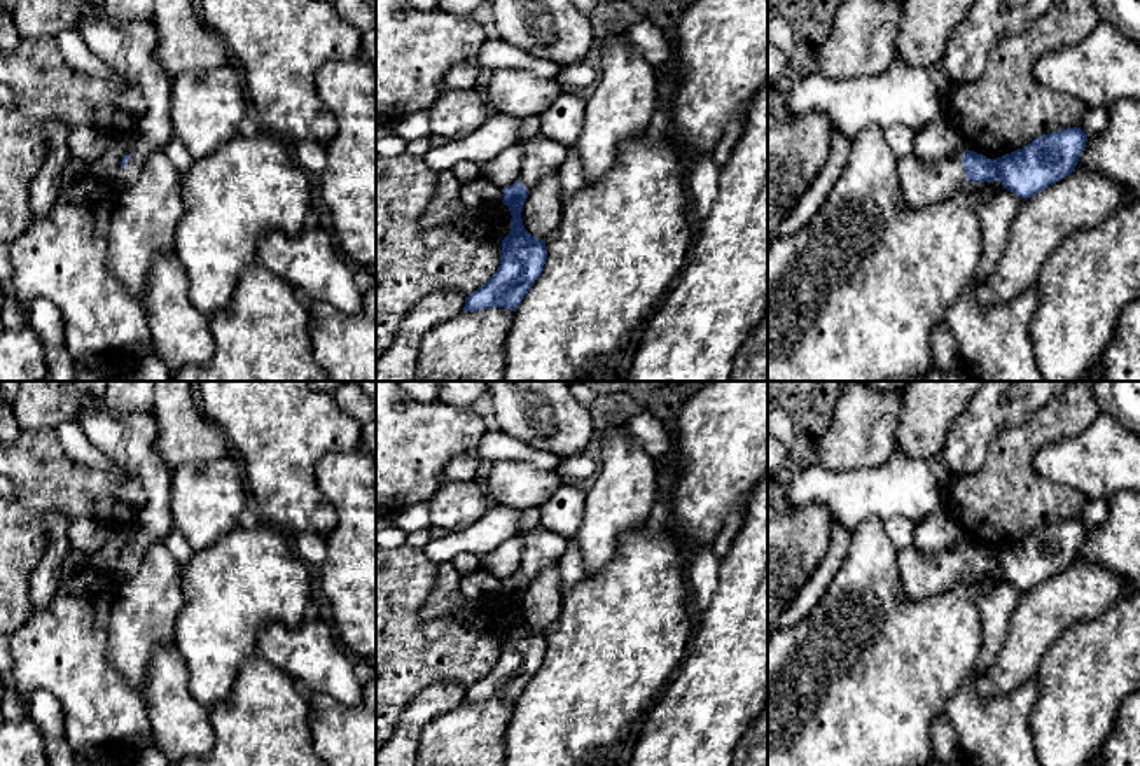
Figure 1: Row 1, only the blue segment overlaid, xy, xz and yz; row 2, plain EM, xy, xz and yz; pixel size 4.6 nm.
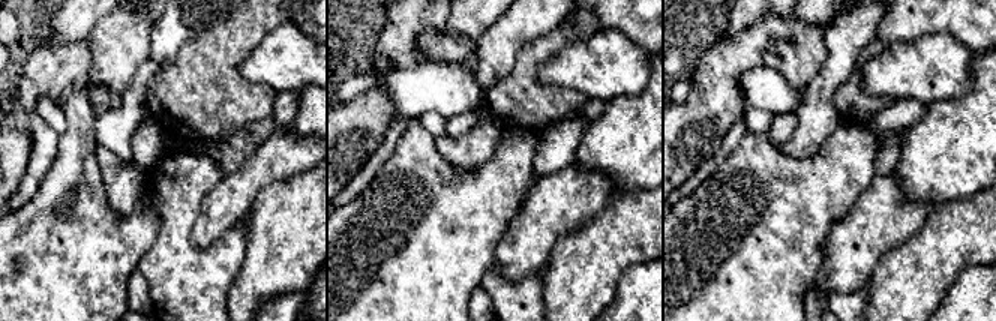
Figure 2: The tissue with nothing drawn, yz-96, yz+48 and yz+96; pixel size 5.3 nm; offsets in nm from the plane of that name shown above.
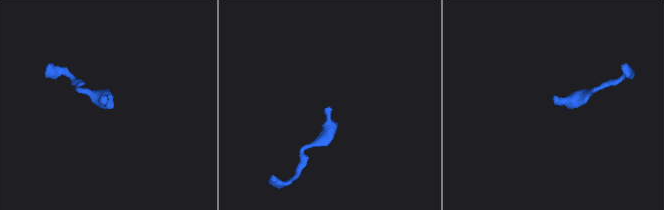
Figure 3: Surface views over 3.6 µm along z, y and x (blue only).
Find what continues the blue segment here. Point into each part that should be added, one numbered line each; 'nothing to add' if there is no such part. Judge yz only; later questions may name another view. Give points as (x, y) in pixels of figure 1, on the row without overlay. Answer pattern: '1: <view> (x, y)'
1: yz (925, 574)

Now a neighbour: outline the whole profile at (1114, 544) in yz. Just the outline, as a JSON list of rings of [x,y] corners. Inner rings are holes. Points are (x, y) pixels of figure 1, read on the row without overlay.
[[[1140,490],[1109,500],[1109,518],[1088,528],[1075,561],[1100,565],[1121,577],[1130,593],[1140,591]]]

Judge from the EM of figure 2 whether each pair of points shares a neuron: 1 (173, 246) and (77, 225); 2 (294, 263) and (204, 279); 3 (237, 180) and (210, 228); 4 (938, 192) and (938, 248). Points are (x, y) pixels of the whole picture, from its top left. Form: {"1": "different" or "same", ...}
{"1": "different", "2": "different", "3": "same", "4": "different"}

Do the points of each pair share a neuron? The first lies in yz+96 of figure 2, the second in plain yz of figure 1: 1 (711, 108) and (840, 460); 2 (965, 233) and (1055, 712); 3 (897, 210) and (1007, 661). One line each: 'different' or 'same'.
1: different
2: same
3: same

